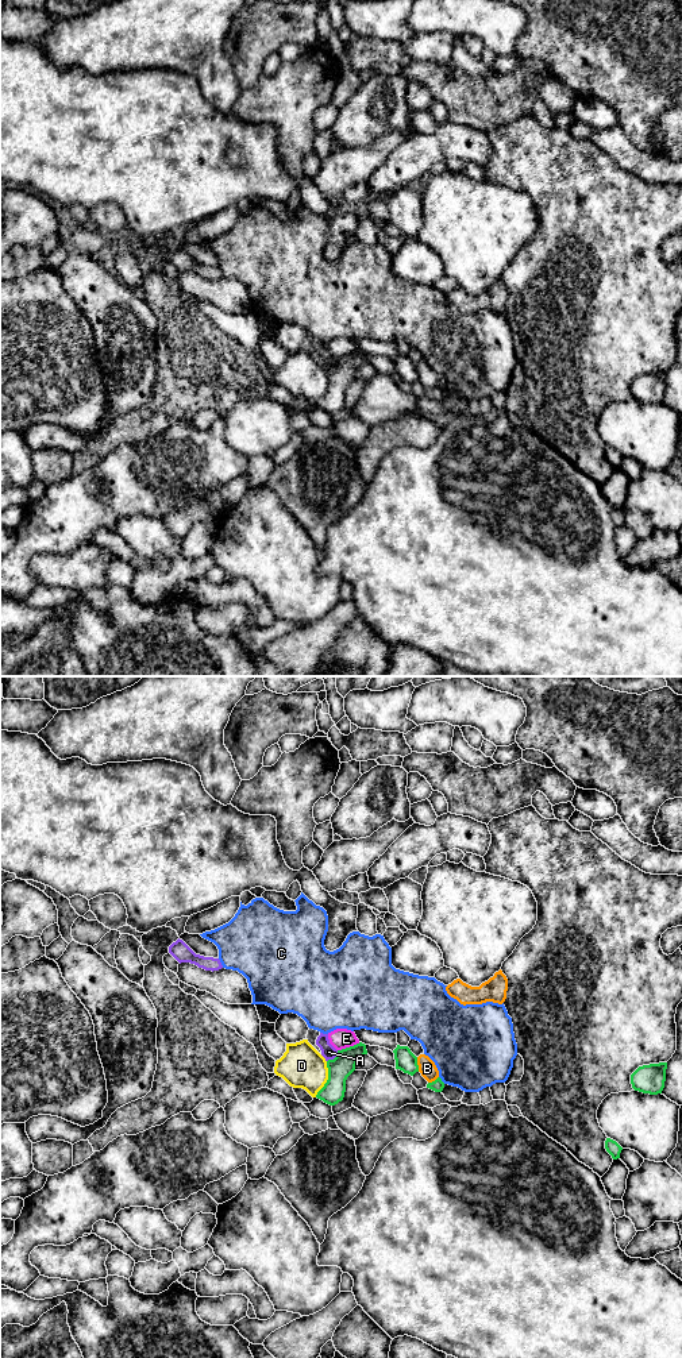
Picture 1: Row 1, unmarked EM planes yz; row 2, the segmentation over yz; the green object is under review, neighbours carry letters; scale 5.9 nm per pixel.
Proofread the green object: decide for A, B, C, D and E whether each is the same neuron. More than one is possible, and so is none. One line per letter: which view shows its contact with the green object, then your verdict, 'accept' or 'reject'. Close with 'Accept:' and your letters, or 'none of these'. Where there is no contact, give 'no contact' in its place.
A: yz | reject
B: yz | reject
C: yz | reject
D: yz | reject
E: yz | reject
Accept: none of these

